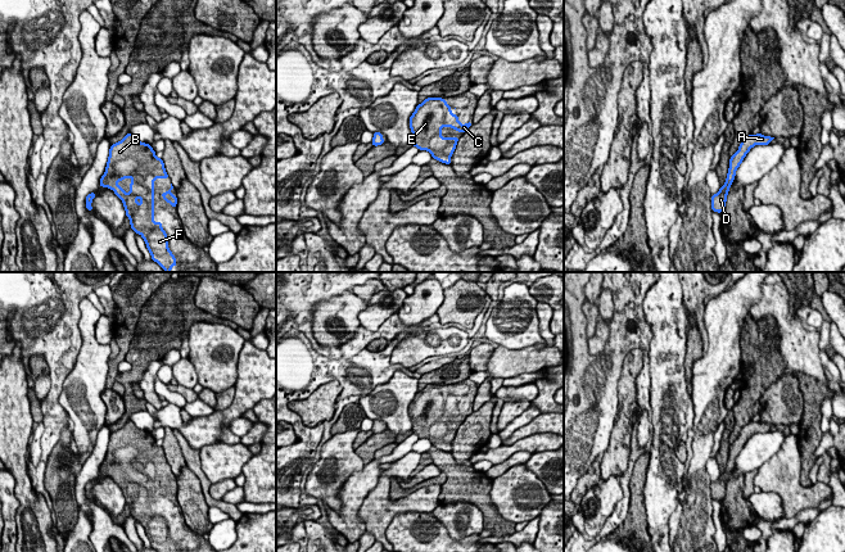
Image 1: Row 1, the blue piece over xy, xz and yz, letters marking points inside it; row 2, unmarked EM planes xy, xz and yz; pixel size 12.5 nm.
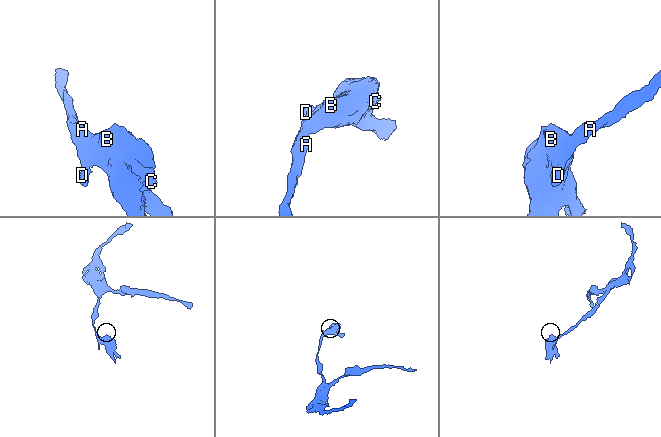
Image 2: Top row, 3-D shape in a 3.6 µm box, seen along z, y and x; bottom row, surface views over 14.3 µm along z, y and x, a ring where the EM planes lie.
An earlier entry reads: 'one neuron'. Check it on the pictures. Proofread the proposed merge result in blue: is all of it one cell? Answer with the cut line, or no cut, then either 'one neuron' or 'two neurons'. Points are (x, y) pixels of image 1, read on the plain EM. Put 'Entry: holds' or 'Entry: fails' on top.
Entry: holds
no cut | one neuron

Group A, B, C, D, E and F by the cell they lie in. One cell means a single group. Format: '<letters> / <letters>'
A B C D E F

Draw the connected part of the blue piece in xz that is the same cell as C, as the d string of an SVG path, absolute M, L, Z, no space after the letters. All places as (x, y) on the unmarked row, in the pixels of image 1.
M426 385L419 392L410 404L412 433L419 438L426 438L442 451L451 452L451 444L460 425L443 425L442 416L451 415L457 420L465 420L473 411L462 412L457 402L452 402L452 394L442 385Z

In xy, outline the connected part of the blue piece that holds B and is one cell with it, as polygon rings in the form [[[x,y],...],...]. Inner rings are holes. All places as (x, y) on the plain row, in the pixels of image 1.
[[[131,420],[121,429],[112,431],[105,460],[100,466],[100,475],[107,474],[123,489],[126,505],[130,506],[131,516],[144,526],[152,547],[158,552],[177,552],[175,543],[168,535],[168,525],[162,516],[162,510],[154,508],[154,467],[170,466],[162,445],[155,444],[152,433],[140,430]],[[131,466],[130,479],[125,480],[119,469]]]

